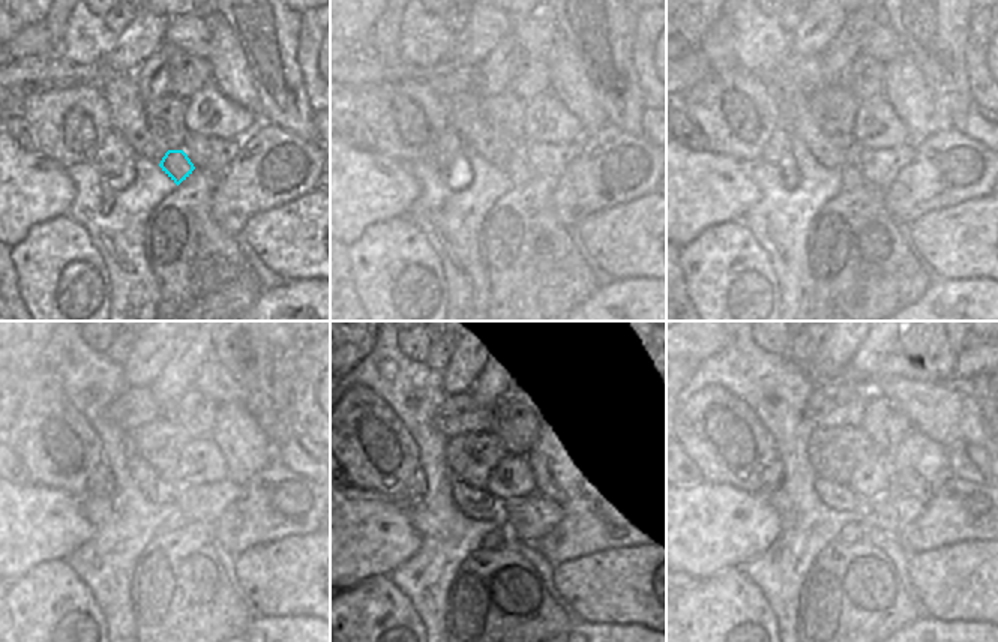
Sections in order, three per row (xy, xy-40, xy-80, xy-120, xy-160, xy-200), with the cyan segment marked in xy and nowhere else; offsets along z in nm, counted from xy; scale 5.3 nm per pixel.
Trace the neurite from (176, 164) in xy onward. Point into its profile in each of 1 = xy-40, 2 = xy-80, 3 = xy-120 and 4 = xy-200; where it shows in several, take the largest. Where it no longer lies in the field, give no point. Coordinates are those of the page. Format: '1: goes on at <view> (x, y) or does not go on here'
1: goes on at xy-40 (517, 170)
2: goes on at xy-80 (851, 179)
3: goes on at xy-120 (177, 518)
4: goes on at xy-200 (851, 533)

